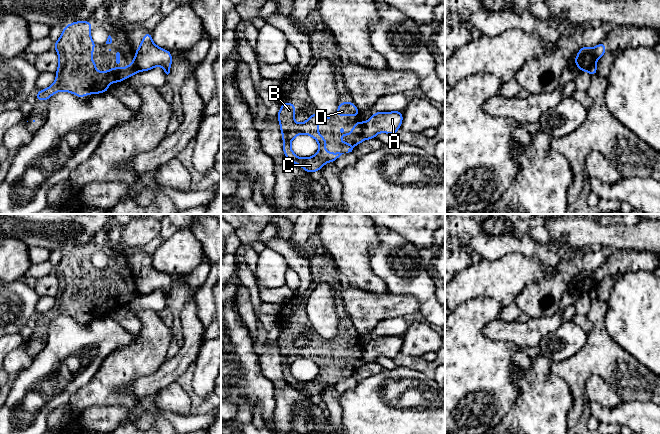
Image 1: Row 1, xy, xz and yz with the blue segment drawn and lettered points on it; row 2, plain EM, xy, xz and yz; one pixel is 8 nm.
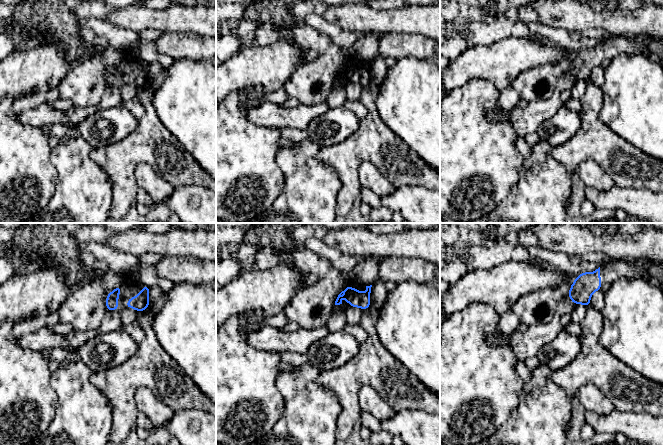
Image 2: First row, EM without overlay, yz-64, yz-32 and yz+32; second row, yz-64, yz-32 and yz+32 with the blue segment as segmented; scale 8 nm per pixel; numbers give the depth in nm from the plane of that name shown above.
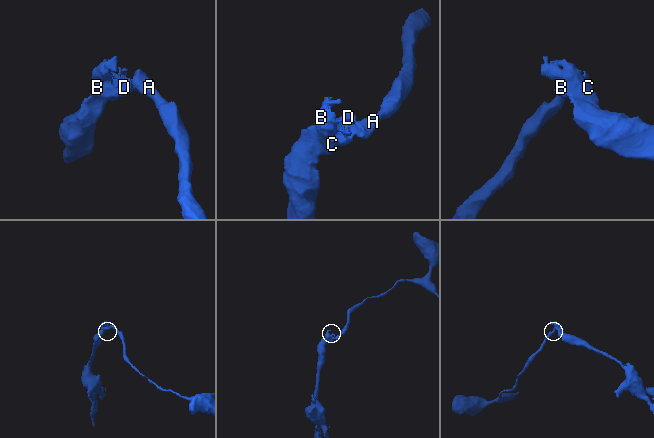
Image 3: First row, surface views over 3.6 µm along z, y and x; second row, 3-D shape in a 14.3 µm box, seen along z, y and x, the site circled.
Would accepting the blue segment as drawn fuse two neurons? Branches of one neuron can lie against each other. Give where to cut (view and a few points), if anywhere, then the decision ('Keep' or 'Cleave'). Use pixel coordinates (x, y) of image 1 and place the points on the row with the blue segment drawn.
Split along yz (575, 62), (578, 62), (583, 67), (589, 67), (595, 63). Cleave

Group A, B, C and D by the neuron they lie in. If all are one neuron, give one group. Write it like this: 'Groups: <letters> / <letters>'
Groups: A / B C D

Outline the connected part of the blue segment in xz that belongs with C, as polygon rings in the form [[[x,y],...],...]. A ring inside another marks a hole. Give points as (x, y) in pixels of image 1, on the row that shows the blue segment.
[[[290,101],[281,105],[277,115],[283,138],[283,152],[286,159],[298,166],[301,166],[306,172],[312,173],[320,171],[325,163],[335,162],[342,154],[344,154],[340,152],[332,153],[324,151],[328,141],[320,135],[317,130],[317,126],[321,120],[330,119],[330,116],[325,116],[316,112],[309,116],[306,122],[298,124],[294,121],[295,113],[295,106]],[[300,134],[310,135],[319,143],[318,152],[314,156],[310,158],[300,158],[291,150],[292,139]]]

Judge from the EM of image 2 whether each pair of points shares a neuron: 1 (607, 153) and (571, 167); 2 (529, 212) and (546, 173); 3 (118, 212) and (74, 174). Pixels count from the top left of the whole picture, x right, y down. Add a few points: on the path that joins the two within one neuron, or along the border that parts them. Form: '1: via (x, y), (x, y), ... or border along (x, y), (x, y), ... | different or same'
1: via (598, 153), (584, 153), (579, 158) | same
2: via (538, 202), (544, 188), (544, 183) | same
3: border along (110, 181), (112, 196), (109, 212) | different

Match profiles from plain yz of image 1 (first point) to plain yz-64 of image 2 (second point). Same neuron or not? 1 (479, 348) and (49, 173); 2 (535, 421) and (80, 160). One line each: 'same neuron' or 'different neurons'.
1: same neuron
2: same neuron

